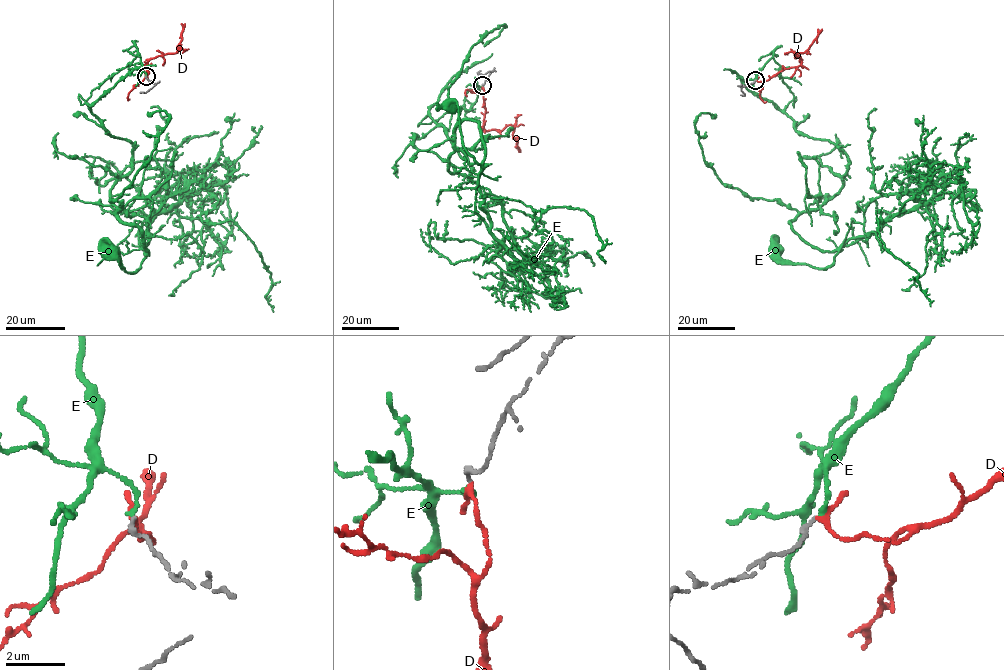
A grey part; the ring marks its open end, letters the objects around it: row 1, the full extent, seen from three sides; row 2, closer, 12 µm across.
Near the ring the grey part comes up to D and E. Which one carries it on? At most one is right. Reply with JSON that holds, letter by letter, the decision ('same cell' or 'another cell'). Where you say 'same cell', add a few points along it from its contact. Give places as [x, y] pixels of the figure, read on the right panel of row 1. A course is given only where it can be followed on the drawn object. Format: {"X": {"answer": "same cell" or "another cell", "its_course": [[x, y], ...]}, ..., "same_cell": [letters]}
{"D": {"answer": "another cell"}, "E": {"answer": "same cell", "its_course": [[756, 79], [772, 57], [794, 128], [849, 162], [840, 190], [789, 222], [838, 250], [833, 262], [775, 250]]}, "same_cell": ["E"]}

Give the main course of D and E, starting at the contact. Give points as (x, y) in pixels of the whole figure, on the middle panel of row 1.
D: (482, 85), (483, 128), (500, 131), (511, 125), (520, 152)
E: (482, 86), (418, 125), (443, 127), (470, 179), (448, 156), (479, 124), (482, 168), (450, 105)

